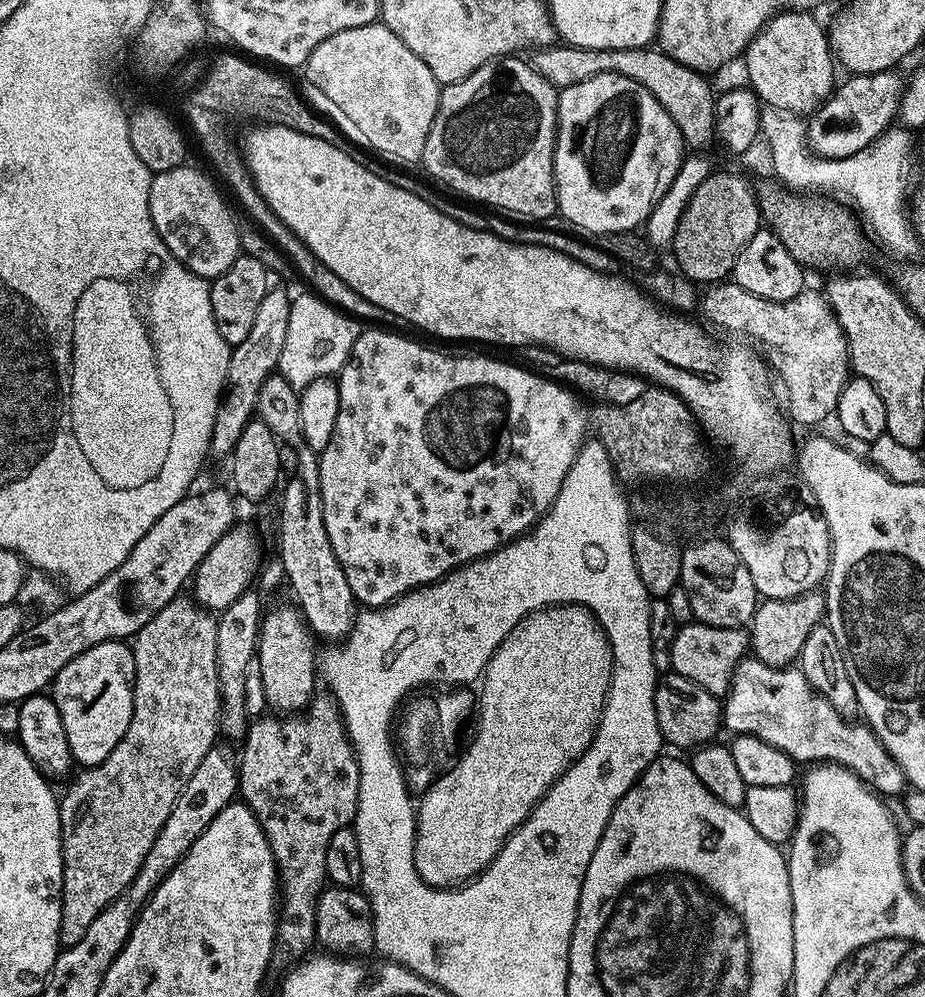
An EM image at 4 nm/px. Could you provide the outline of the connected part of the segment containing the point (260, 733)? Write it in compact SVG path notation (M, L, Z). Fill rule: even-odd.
M323 694L324 696L317 695L315 699L313 699L312 703L308 705L307 708L304 709L303 712L299 714L289 715L287 718L277 718L275 715L268 714L268 717L265 720L256 720L253 719L248 726L248 732L245 734L242 747L244 747L244 753L241 754L240 760L238 756L238 792L242 797L243 803L247 804L248 809L252 811L254 814L254 818L258 821L258 823L262 826L262 830L266 834L266 838L268 839L268 845L270 846L270 850L272 851L272 857L274 858L274 862L276 863L276 874L278 877L278 892L282 897L282 907L278 912L278 923L276 926L276 943L278 945L279 951L284 951L288 956L300 956L303 957L305 954L303 952L308 952L311 948L314 948L316 944L316 903L318 902L318 898L320 893L326 888L326 842L330 842L330 838L334 838L334 834L337 832L339 828L349 827L356 819L356 807L358 806L358 782L360 781L360 767L358 766L358 762L356 761L356 752L352 748L352 743L348 740L348 732L344 729L344 716L340 713L340 707L336 705L336 701L332 699L331 695Z

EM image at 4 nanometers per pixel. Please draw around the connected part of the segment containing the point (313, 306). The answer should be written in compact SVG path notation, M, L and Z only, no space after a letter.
M316 294L291 297L290 316L292 318L292 381L290 386L297 390L310 386L323 376L332 378L348 360L354 342L362 328L348 313L333 307Z

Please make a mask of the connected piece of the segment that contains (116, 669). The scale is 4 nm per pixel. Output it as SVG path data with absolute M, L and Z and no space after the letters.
M106 640L78 654L56 676L50 695L56 701L73 761L84 768L101 764L118 746L132 717L132 685L136 675L132 649L119 640Z

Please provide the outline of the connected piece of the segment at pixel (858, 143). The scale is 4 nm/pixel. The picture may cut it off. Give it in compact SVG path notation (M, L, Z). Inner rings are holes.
M895 71L875 72L873 76L847 77L844 85L837 87L832 95L811 113L806 120L806 141L808 149L815 156L826 160L850 158L850 154L858 154L862 146L870 146L874 138L888 131L897 119L900 106L902 84L896 81Z

